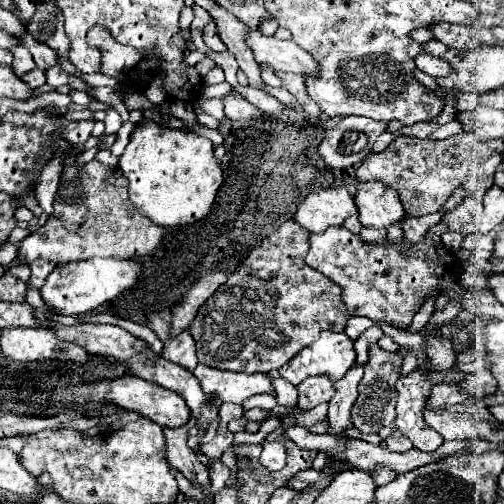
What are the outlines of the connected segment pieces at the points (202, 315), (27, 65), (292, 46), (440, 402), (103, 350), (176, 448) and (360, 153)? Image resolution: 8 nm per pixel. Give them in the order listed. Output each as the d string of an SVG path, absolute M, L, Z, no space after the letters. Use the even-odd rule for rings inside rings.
M288 220L248 254L222 288L202 304L188 328L196 340L196 354L202 364L218 370L268 374L270 370L282 368L282 364L294 358L302 348L314 344L322 330L346 330L350 312L342 304L342 290L304 262L306 252L306 230L294 220ZM274 288L276 304L260 304L260 298L274 292ZM246 312L248 316L254 312L258 320L246 320Z
M16 44L16 46L12 46L12 48L10 48L10 52L14 54L12 68L14 68L14 72L18 72L18 76L22 76L24 72L28 72L28 70L32 70L32 68L34 68L32 54L30 54L30 52L28 52L24 46Z
M248 28L246 42L252 48L256 62L268 62L274 70L308 74L318 68L314 58L296 42L264 36L260 28Z
M459 383L437 384L432 388L432 394L426 404L426 409L436 411L450 404L460 404L467 399L459 389Z
M78 322L74 326L48 326L60 340L74 342L82 346L90 354L104 354L112 356L118 362L128 362L132 356L144 352L146 342L142 338L132 336L120 326L112 324L90 324L90 322Z
M188 426L180 428L164 428L166 434L166 458L168 464L180 470L194 486L202 486L204 490L212 488L208 468L198 460L196 452L188 448Z
M346 116L336 128L326 130L318 152L332 168L352 168L358 166L370 154L374 140L384 130L386 122Z

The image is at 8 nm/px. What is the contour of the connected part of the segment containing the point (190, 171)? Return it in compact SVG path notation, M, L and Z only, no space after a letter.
M142 118L134 126L118 168L130 182L134 206L156 224L174 230L202 220L210 212L222 184L222 170L208 138L188 128L162 128L150 118Z

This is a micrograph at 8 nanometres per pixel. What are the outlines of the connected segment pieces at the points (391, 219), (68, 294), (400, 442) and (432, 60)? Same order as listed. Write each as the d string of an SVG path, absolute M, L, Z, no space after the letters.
M380 182L356 184L356 206L360 224L366 228L388 228L402 224L408 212L402 208L398 192Z
M134 256L134 260L114 260L114 258L88 258L80 262L68 262L60 264L52 270L52 274L46 278L40 294L44 302L58 314L66 316L80 316L86 312L92 312L104 302L114 300L122 292L128 292L136 286L144 266Z
M392 432L392 436L384 442L386 444L386 448L390 448L392 452L406 452L406 450L412 450L414 446L410 444L410 440L402 434L402 432Z
M420 54L416 58L416 66L418 66L418 70L422 70L422 72L434 76L434 78L444 78L452 72L450 64L446 64L444 58L436 58L436 56L430 56L430 54Z

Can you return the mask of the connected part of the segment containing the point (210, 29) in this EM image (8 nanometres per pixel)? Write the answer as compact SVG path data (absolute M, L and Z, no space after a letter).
M214 22L206 24L206 28L204 28L204 42L214 52L224 52L226 50L226 46L222 44L222 40L218 36L218 30L216 30L216 24Z

